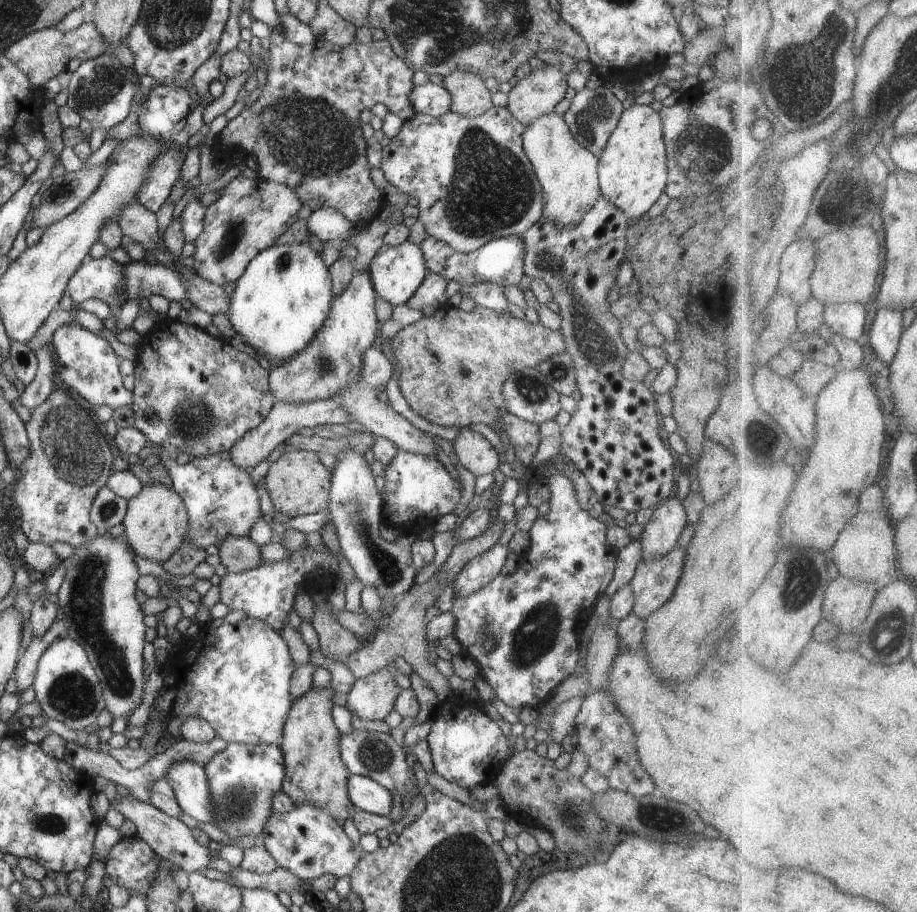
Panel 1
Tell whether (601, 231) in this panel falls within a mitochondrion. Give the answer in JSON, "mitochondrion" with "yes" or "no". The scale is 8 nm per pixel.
{"mitochondrion":"no"}

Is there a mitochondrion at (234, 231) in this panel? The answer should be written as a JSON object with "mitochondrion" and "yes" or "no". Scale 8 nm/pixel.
{"mitochondrion":"yes"}

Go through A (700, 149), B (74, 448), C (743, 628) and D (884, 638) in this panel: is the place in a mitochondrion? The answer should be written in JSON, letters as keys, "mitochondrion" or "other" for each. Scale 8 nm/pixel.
{"A":"mitochondrion","B":"mitochondrion","C":"other","D":"mitochondrion"}

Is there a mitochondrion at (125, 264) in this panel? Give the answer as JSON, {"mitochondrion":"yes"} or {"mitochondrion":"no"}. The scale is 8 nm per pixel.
{"mitochondrion":"no"}

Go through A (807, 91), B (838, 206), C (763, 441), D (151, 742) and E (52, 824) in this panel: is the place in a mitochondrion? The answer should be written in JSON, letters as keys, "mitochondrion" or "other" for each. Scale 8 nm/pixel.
{"A":"mitochondrion","B":"mitochondrion","C":"mitochondrion","D":"other","E":"mitochondrion"}

